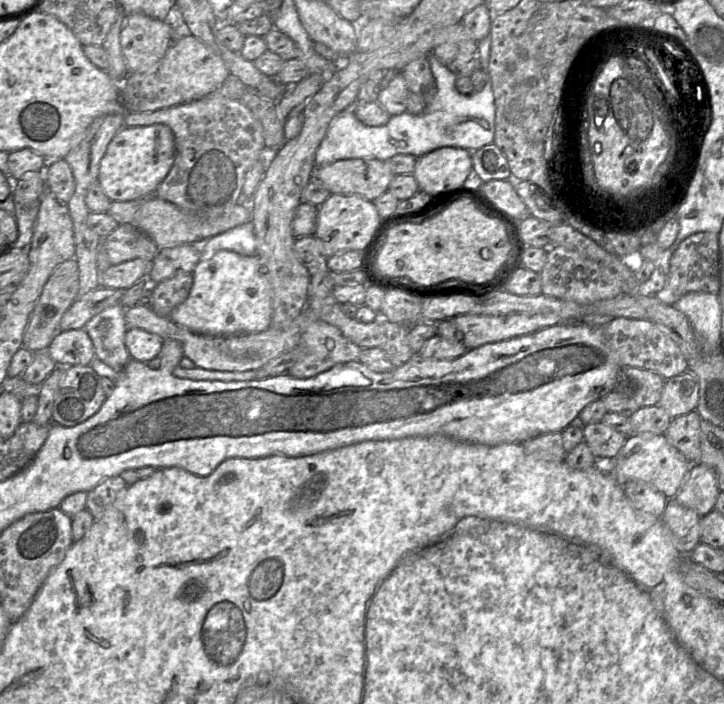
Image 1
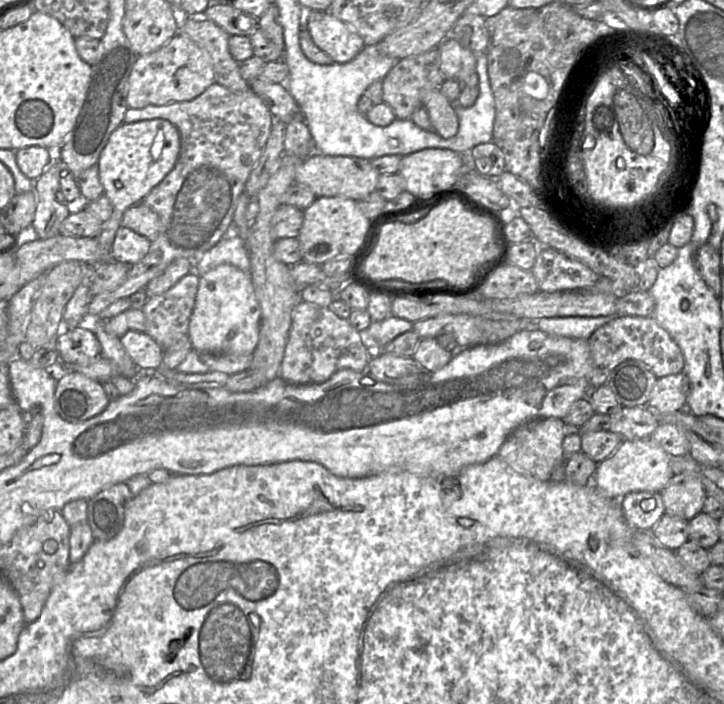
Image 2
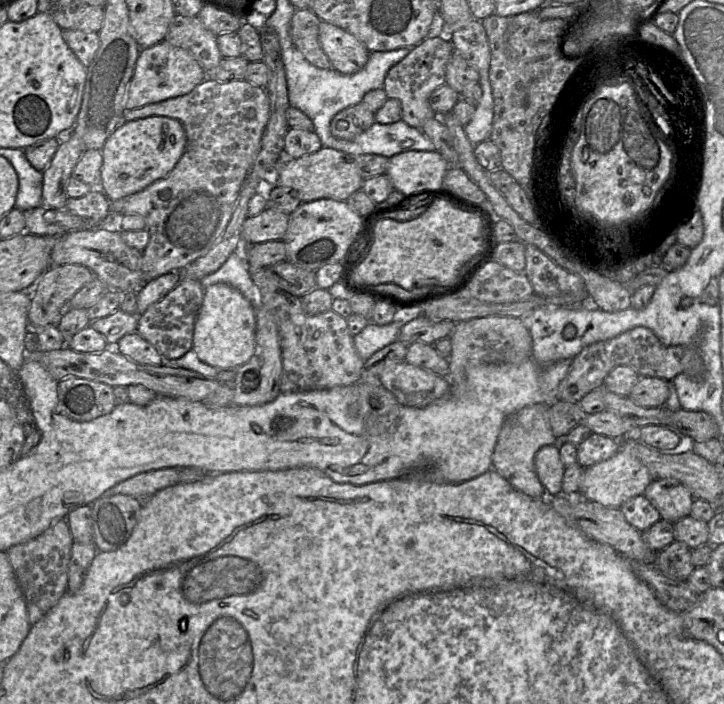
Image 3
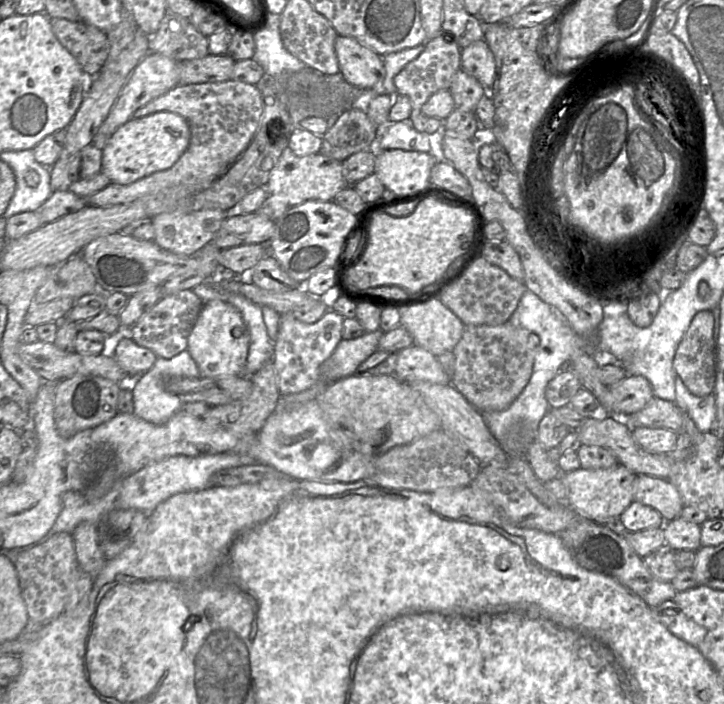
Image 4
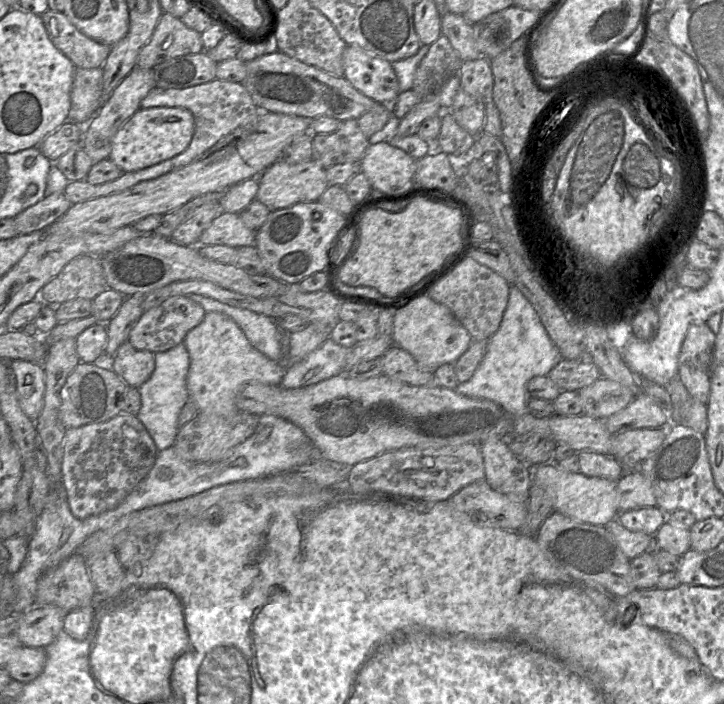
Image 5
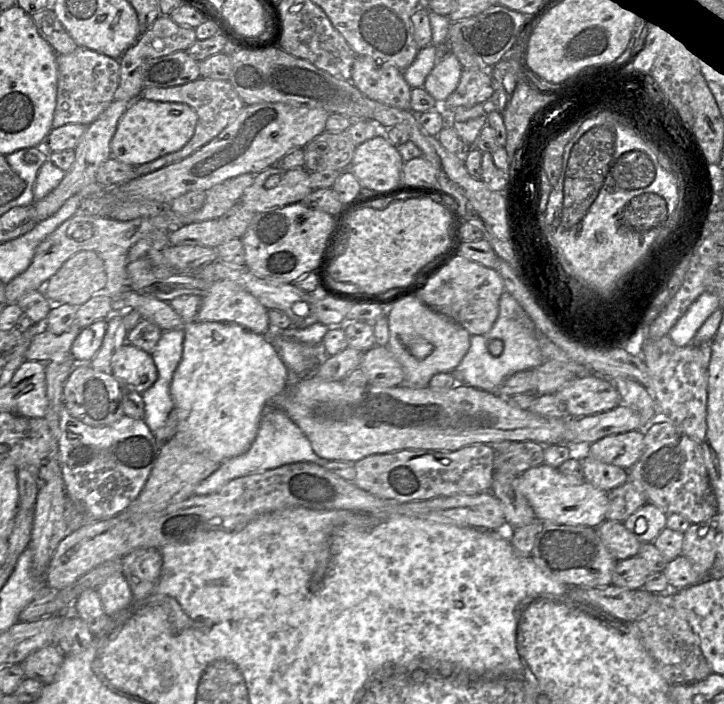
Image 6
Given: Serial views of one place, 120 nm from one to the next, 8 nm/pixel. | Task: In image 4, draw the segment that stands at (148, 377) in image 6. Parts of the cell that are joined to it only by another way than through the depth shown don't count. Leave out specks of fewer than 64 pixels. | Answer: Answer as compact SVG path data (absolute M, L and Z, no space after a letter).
M125 333L117 342L114 358L129 378L136 379L149 371L158 357L150 349L138 345Z

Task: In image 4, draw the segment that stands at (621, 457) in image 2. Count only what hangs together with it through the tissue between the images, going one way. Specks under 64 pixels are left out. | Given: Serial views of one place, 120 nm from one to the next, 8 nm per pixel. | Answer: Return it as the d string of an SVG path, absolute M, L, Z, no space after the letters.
M617 463L607 469L583 469L561 473L568 491L567 503L578 516L602 524L606 519L619 519L624 510L634 501L636 474Z

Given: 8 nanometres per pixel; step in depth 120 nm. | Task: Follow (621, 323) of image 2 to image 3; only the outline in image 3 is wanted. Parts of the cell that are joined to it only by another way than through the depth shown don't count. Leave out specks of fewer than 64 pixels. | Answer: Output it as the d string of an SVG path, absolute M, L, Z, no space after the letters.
M635 327L615 338L594 343L584 348L572 359L572 364L558 386L557 401L578 403L589 392L598 388L604 388L604 380L612 369L617 366L632 367L641 377L656 377L666 381L672 381L678 374L684 373L694 380L705 378L705 365L699 353L699 349L694 345L667 346L663 344L655 333L647 327Z

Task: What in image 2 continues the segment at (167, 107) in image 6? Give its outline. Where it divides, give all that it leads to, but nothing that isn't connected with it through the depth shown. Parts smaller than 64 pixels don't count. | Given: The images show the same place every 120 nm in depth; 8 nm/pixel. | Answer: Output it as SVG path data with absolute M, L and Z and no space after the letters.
M161 118L122 123L110 135L98 159L99 180L113 206L111 217L102 223L97 240L111 249L124 212L143 198L174 168L181 148L180 133L170 121Z

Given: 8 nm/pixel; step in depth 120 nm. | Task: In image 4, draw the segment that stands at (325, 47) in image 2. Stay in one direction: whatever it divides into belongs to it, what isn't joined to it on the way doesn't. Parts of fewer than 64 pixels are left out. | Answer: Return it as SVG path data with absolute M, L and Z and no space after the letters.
M338 35L335 52L341 76L349 84L371 90L385 78L382 56L356 39Z

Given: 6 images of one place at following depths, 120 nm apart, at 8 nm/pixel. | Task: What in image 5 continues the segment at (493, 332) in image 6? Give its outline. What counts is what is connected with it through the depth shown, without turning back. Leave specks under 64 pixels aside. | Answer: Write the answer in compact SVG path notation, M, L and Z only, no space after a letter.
M510 285L500 327L489 338L483 360L471 379L458 384L455 391L469 398L490 400L510 416L519 418L529 413L531 397L526 390L527 382L536 376L546 376L562 360L531 303L515 285Z

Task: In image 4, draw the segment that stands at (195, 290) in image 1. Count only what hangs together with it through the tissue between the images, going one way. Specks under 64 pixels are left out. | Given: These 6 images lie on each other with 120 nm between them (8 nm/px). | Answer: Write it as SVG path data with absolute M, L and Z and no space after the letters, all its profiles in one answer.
M219 299L204 303L197 321L188 337L187 350L195 361L200 377L240 376L248 357L249 330L240 311Z

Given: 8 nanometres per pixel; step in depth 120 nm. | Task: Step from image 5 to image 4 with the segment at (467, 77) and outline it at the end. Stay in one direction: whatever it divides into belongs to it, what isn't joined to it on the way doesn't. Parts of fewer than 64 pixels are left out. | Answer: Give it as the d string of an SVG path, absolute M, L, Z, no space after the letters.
M484 39L461 49L461 69L475 77L486 89L491 88L496 65L493 53Z

